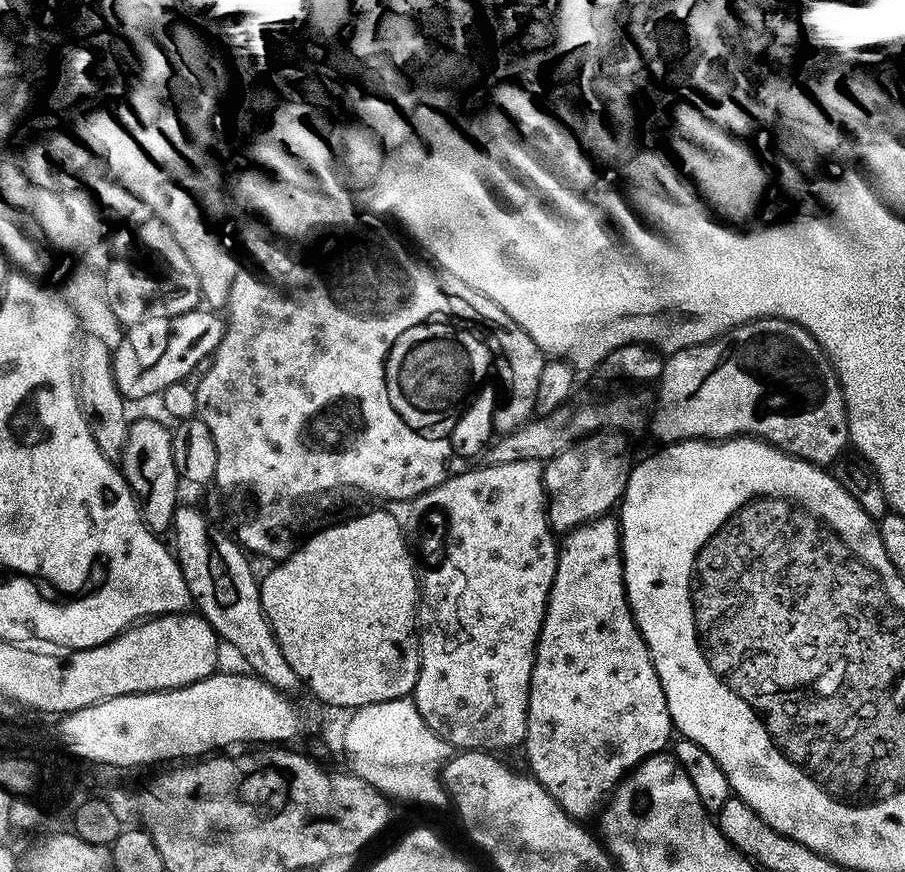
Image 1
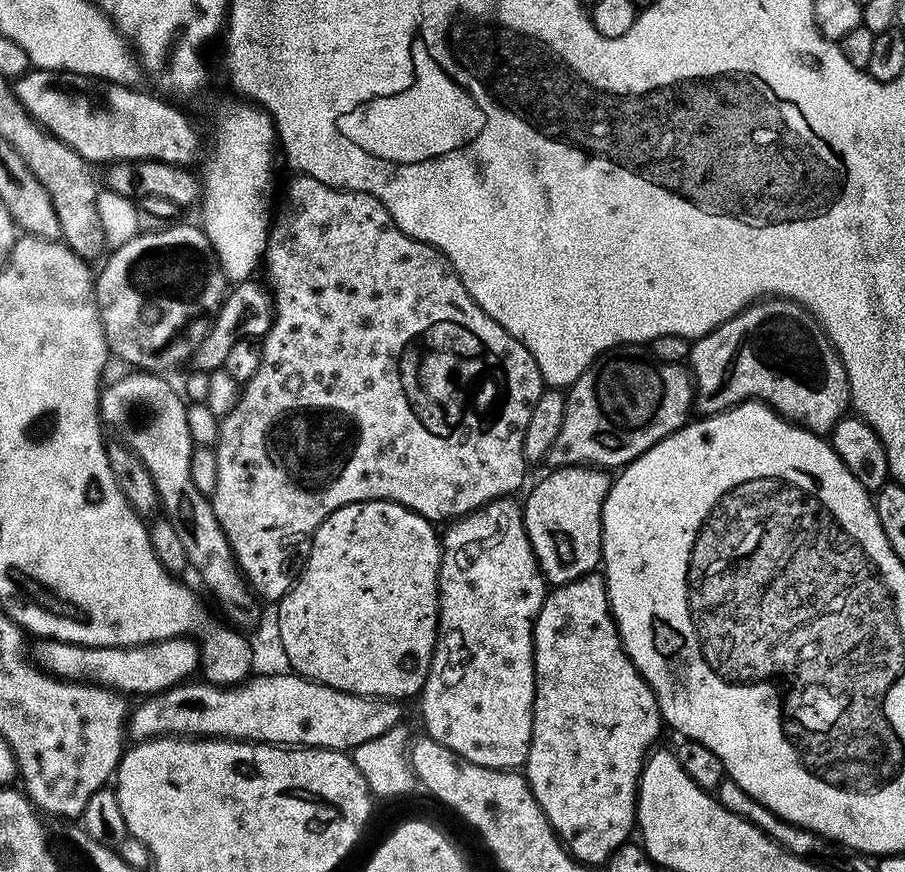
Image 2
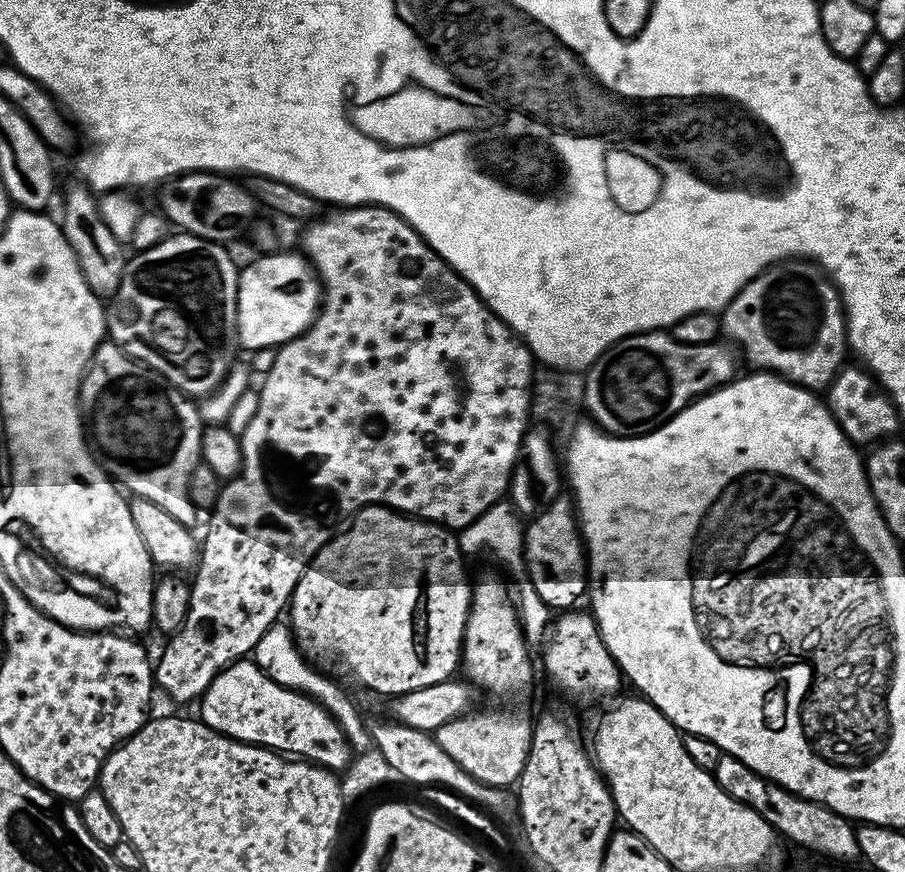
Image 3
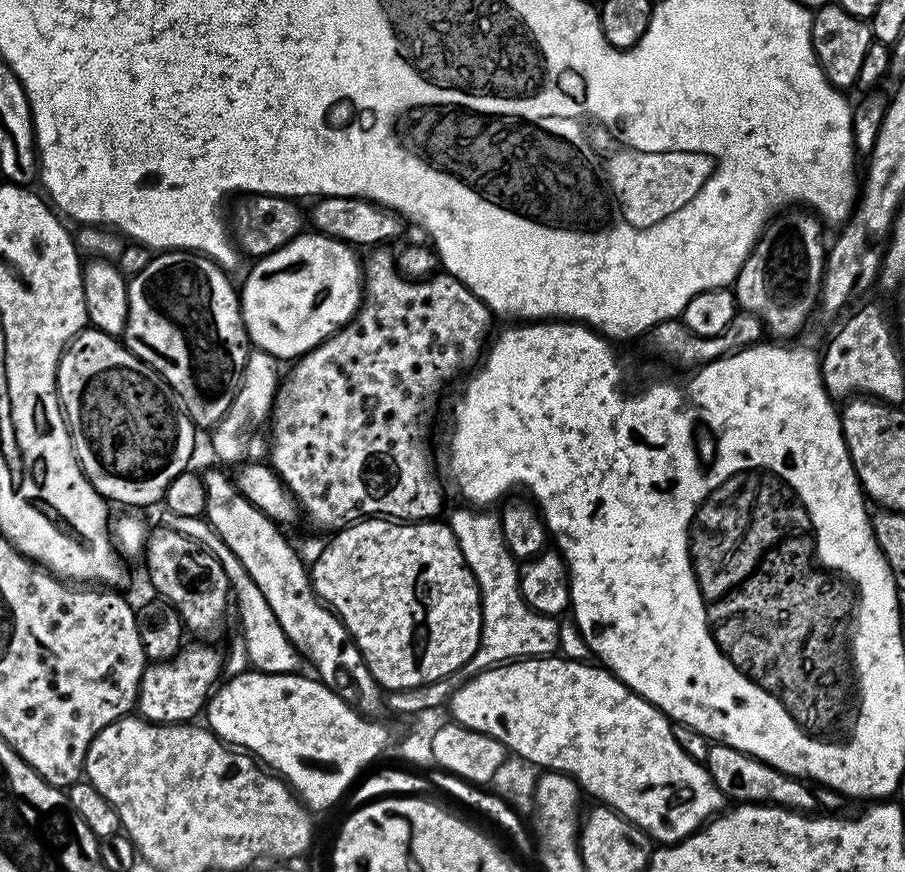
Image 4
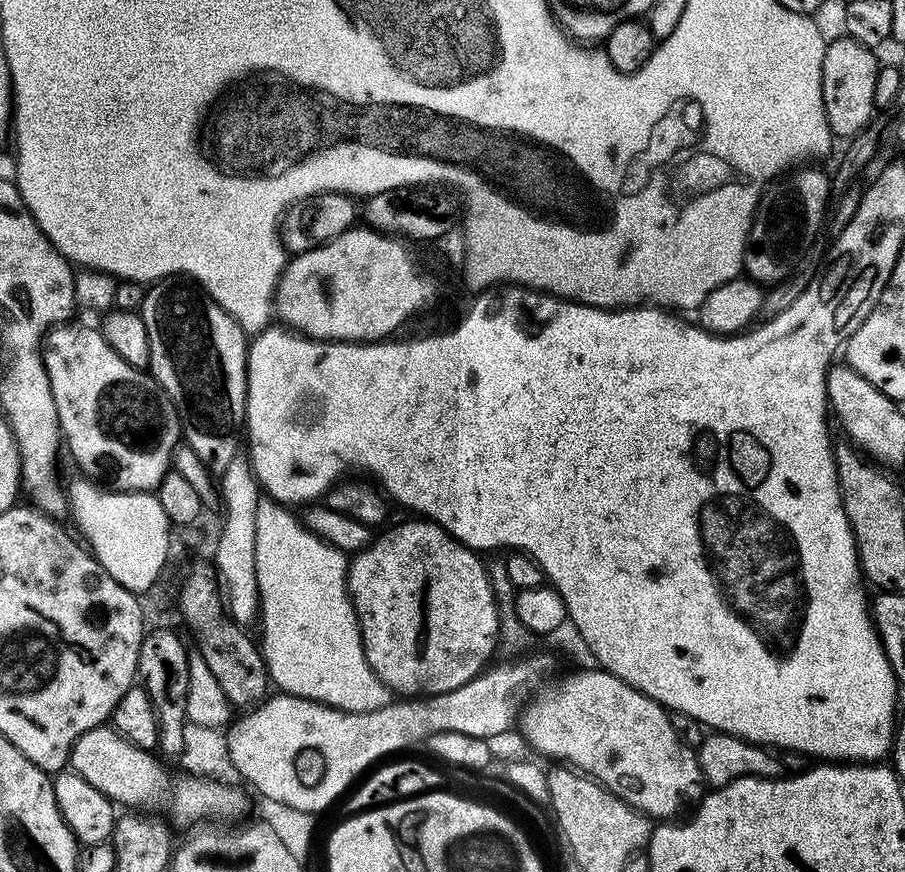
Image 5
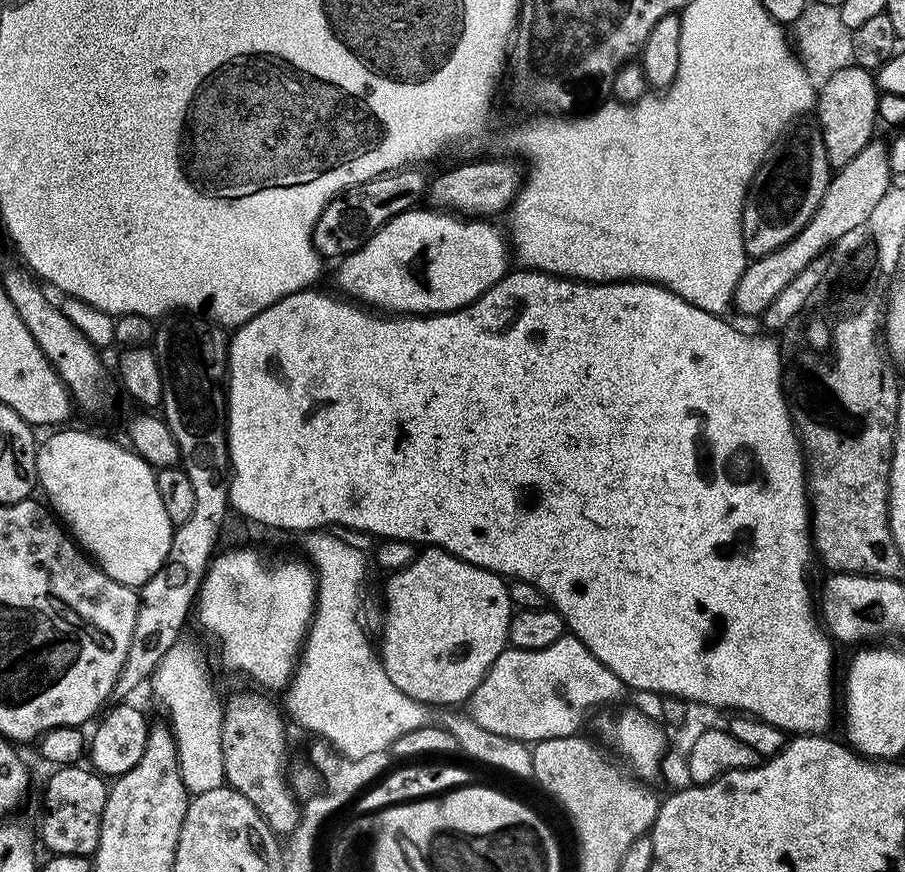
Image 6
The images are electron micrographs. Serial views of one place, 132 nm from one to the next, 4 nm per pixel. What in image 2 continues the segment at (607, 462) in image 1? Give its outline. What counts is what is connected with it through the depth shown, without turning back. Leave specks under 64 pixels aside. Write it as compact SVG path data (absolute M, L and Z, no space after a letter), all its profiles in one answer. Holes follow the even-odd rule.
M603 467L554 468L522 500L524 525L547 583L568 584L591 573L598 564L600 546L600 508L608 497L610 476ZM608 475L608 476L607 476Z

